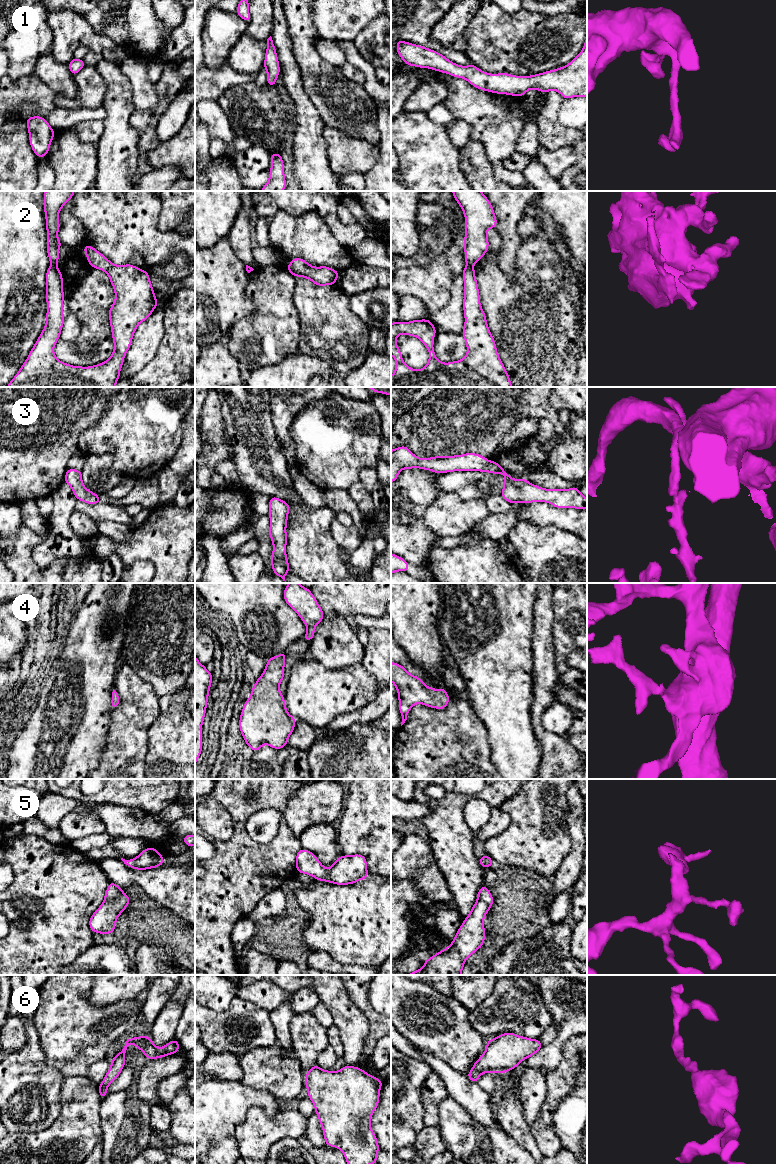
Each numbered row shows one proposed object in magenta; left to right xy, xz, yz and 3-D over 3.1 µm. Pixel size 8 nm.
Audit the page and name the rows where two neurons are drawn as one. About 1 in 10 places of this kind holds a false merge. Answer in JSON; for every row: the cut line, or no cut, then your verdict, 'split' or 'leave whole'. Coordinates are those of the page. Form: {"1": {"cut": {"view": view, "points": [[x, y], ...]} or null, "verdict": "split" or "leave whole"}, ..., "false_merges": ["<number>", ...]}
{"1": {"cut": null, "verdict": "leave whole"}, "2": {"cut": {"view": "yz", "points": [[467, 264], [472, 266]]}, "verdict": "split"}, "3": {"cut": null, "verdict": "leave whole"}, "4": {"cut": null, "verdict": "leave whole"}, "5": {"cut": null, "verdict": "leave whole"}, "6": {"cut": null, "verdict": "leave whole"}, "false_merges": ["2"]}

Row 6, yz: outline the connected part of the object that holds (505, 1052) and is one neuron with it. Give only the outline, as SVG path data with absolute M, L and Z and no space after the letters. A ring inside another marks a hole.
M507 1032L487 1041L485 1052L473 1064L467 1077L477 1083L483 1073L503 1074L516 1068L521 1061L536 1054L543 1047L537 1039Z

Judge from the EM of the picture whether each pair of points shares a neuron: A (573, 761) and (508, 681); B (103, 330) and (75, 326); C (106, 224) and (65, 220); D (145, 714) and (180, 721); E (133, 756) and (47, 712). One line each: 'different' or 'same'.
A: different
B: different
C: different
D: different
E: different

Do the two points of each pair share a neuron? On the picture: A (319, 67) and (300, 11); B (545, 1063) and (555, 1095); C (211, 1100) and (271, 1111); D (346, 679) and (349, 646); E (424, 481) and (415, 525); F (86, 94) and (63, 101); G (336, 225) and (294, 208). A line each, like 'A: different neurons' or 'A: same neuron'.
A: same neuron
B: different neurons
C: same neuron
D: different neurons
E: same neuron
F: same neuron
G: same neuron

